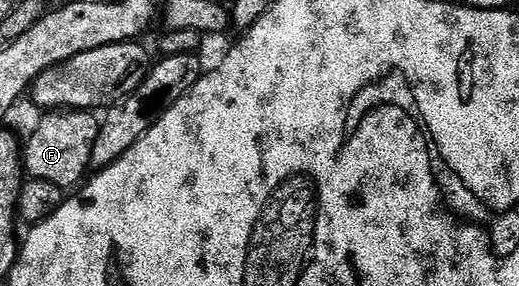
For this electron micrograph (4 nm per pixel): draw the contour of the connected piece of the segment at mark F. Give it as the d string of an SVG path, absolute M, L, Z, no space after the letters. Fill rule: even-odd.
M72 109L47 112L39 120L36 133L25 138L25 172L36 179L48 179L48 183L56 183L65 190L69 190L70 185L77 186L91 172L92 147L96 144L99 124L99 118L90 111Z

